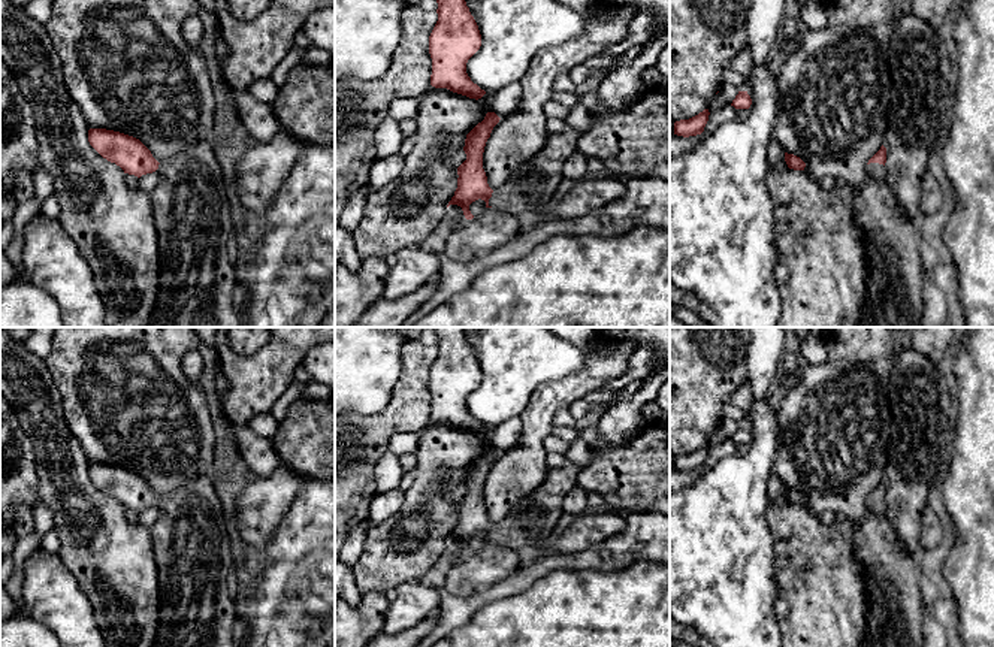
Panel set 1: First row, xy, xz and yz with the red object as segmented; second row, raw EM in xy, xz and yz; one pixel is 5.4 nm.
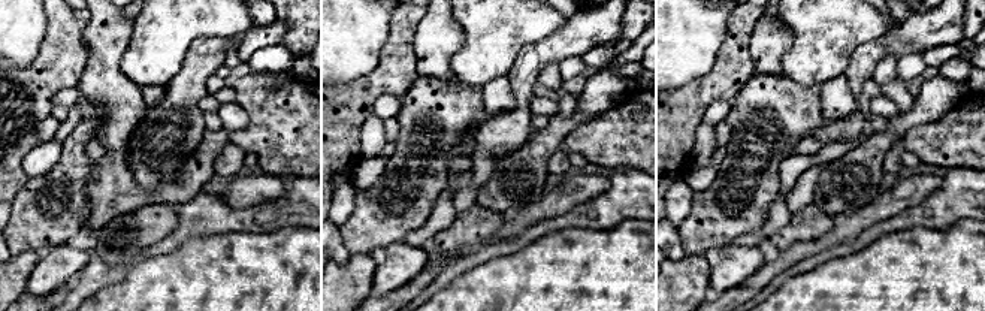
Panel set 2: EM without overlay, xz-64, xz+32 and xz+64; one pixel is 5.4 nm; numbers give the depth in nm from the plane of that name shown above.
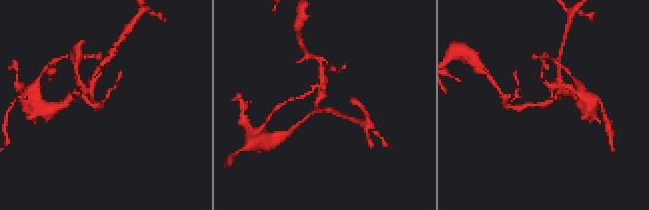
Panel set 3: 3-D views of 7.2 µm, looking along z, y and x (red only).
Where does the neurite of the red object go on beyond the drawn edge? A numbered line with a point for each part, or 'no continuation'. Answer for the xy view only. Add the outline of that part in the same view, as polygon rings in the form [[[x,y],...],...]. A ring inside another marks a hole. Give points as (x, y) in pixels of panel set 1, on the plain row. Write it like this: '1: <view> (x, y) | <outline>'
1: xy (195, 567) | [[[212,474],[199,477],[161,496],[157,507],[160,508],[160,514],[151,527],[151,539],[157,562],[160,619],[152,647],[239,647],[236,608],[233,602],[236,565],[232,556],[227,521]]]

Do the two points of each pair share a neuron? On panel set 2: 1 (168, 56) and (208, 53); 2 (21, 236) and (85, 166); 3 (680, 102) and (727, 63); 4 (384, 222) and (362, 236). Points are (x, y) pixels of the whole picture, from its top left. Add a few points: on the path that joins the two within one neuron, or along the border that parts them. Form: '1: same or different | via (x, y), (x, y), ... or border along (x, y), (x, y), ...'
1: different | border along (217, 38), (198, 36), (166, 84)
2: same | via (39, 219), (60, 198), (68, 184)
3: same | via (692, 100), (718, 75)
4: same | via (378, 222), (368, 231)

